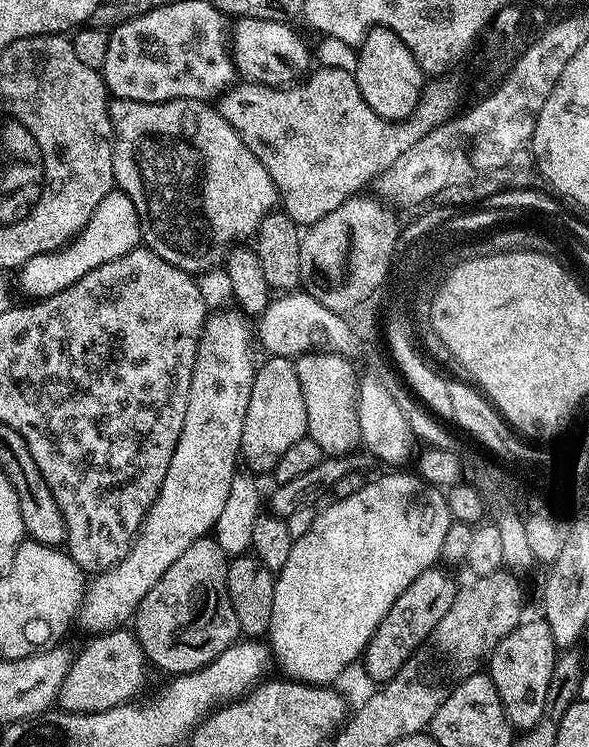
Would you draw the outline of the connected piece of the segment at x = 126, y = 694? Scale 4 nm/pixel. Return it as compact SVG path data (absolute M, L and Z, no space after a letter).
M121 626L91 638L93 640L84 650L75 655L71 670L60 688L58 704L65 712L101 712L127 704L144 684L146 657L135 631Z

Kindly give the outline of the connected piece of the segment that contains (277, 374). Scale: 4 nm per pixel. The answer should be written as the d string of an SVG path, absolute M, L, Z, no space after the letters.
M269 355L268 361L257 367L250 390L250 406L246 406L246 422L242 426L240 456L253 473L271 473L282 453L298 442L308 431L306 402L302 402L302 386L298 383L298 370L287 356Z

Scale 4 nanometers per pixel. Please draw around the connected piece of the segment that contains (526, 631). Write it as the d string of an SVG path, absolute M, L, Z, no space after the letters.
M542 618L525 619L516 625L486 661L487 675L491 676L498 690L498 698L504 707L508 723L516 730L533 728L545 719L548 707L548 687L558 661L558 649L550 634L550 626Z

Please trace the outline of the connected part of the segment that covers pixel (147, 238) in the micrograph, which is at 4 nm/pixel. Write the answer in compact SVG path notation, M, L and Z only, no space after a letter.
M113 99L109 103L108 113L112 119L112 130L115 136L112 142L115 187L119 191L125 192L130 198L130 202L134 202L134 210L138 210L138 222L143 243L151 252L158 254L166 262L178 266L189 274L210 272L214 268L221 267L235 249L232 247L242 243L247 236L255 237L264 217L277 207L276 183L272 181L270 174L266 174L266 166L262 166L262 162L258 162L258 158L254 158L254 154L250 154L246 142L242 142L240 135L230 126L230 122L226 122L226 118L222 118L222 114L211 103L202 100L167 100L161 104L151 104L150 102Z

